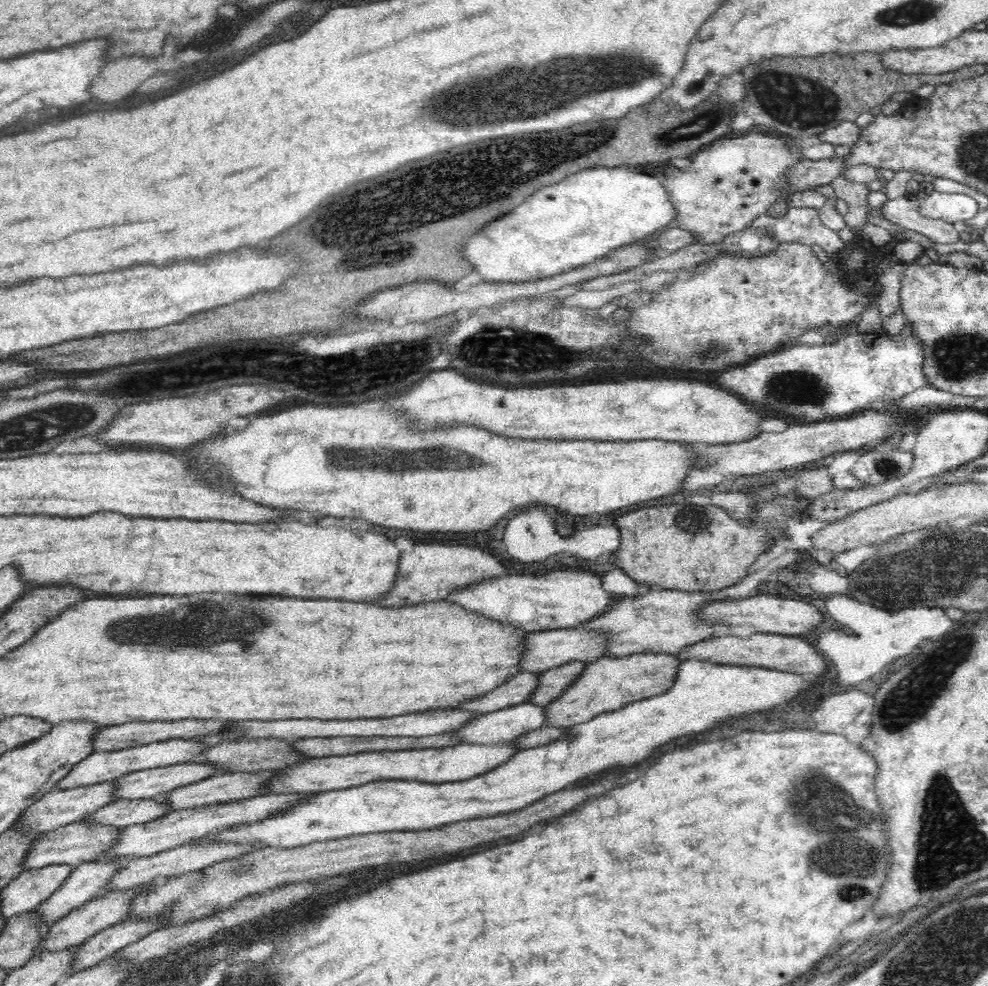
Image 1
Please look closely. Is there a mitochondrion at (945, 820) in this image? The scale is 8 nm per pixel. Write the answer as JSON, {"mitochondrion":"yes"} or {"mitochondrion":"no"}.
{"mitochondrion":"yes"}

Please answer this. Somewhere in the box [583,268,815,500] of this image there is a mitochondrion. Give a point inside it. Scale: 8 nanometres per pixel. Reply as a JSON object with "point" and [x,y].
{"point":[714,349]}

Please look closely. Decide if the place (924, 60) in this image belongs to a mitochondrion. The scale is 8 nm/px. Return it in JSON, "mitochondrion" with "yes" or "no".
{"mitochondrion":"no"}

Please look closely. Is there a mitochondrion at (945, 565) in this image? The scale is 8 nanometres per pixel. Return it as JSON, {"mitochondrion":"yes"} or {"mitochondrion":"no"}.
{"mitochondrion":"yes"}

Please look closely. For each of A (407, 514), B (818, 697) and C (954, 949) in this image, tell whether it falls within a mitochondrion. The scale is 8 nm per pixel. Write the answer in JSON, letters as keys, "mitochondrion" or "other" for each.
{"A":"other","B":"other","C":"mitochondrion"}

